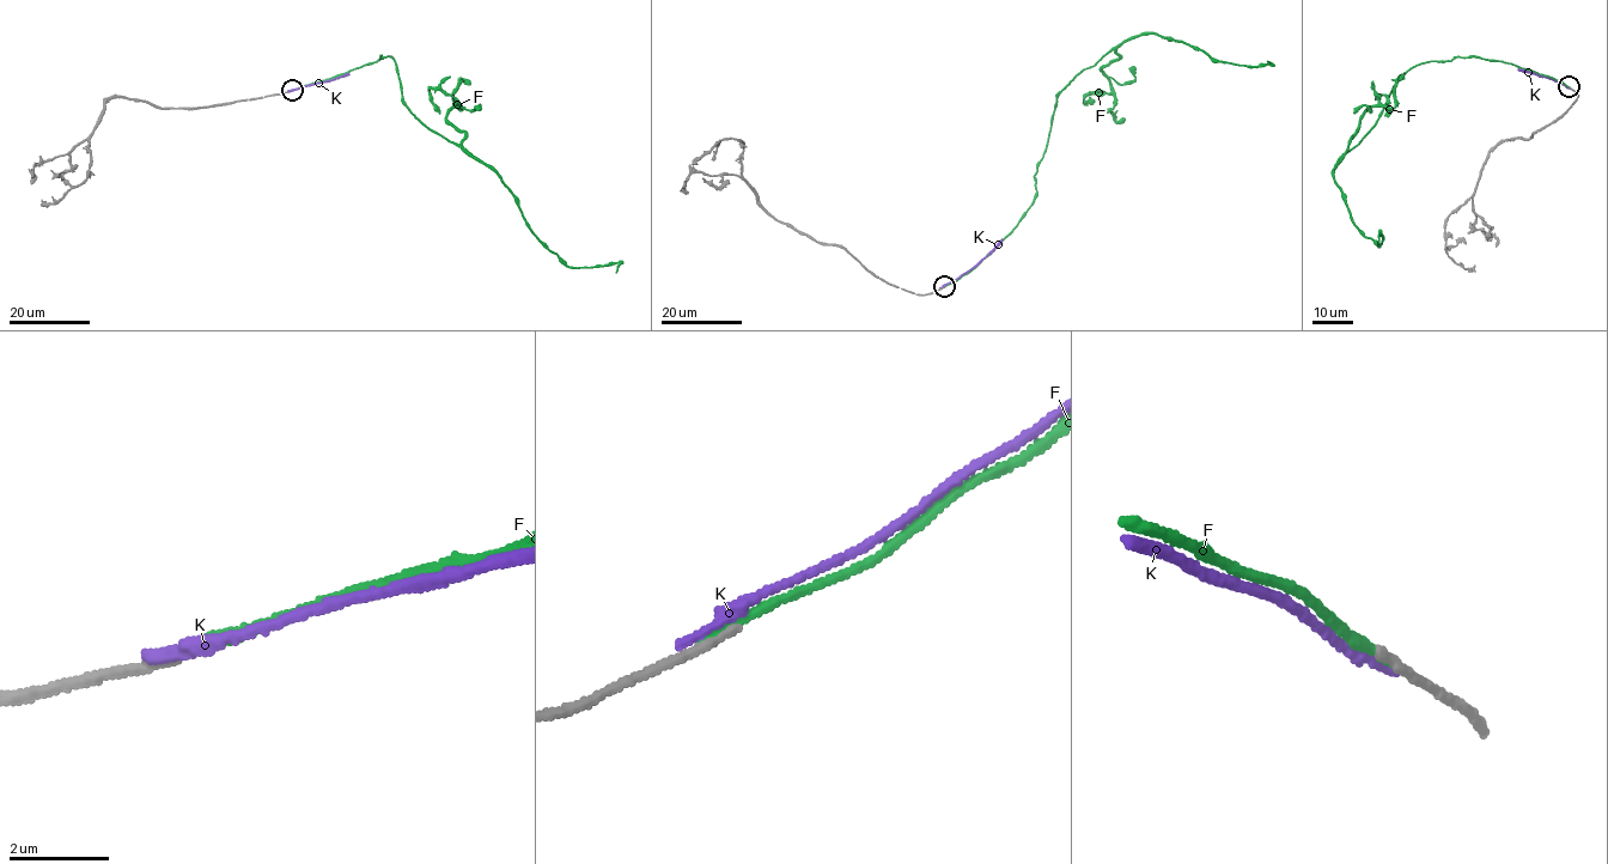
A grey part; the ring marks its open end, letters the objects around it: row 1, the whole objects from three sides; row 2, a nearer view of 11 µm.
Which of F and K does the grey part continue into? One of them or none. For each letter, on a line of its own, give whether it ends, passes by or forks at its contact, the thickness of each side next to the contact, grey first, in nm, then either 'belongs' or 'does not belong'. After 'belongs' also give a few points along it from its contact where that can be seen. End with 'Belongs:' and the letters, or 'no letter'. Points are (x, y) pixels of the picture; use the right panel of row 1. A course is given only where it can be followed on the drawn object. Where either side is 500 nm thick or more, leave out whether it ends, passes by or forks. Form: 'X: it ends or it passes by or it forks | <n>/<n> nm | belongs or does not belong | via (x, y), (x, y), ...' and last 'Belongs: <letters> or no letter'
F: it ends | 240/220 nm | does not belong
K: it ends | 240/300 nm | does not belong
Belongs: no letter

